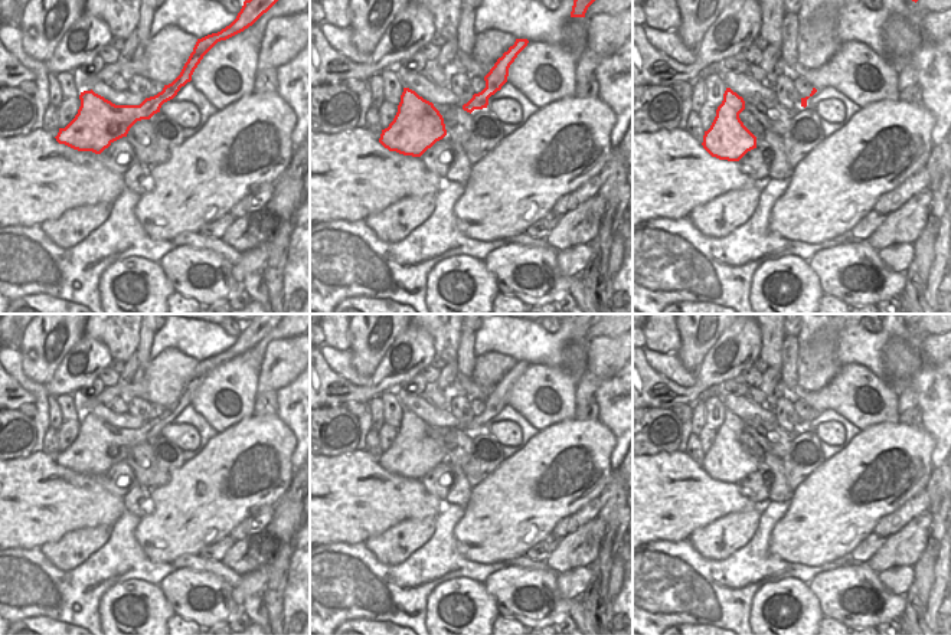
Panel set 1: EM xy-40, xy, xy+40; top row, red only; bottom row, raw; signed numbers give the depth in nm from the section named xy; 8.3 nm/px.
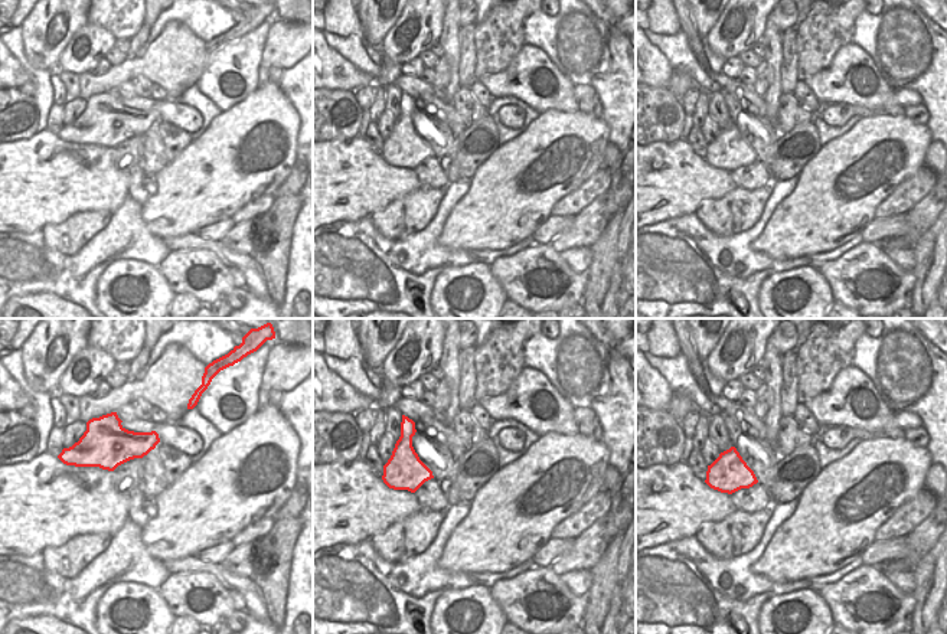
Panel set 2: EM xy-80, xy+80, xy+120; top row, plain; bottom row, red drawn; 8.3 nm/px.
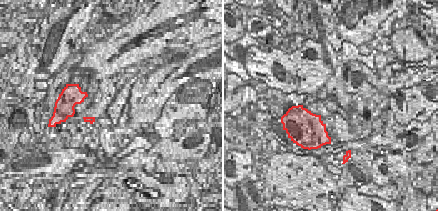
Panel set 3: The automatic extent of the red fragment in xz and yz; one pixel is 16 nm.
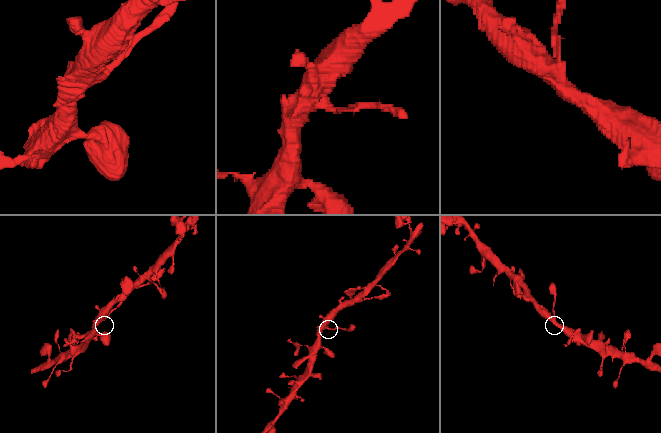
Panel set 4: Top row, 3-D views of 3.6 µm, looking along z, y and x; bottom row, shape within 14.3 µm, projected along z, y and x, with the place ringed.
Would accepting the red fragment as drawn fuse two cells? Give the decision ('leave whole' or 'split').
split

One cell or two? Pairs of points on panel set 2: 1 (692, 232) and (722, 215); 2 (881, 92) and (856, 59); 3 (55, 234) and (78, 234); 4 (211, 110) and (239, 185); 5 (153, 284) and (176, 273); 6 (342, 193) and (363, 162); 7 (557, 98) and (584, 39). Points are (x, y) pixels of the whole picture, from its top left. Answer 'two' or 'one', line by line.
1: two
2: one
3: one
4: two
5: two
6: one
7: two

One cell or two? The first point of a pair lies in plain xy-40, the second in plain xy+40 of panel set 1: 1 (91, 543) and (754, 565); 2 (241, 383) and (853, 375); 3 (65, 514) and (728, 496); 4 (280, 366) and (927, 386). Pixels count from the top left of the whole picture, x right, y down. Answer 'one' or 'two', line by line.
1: two
2: one
3: one
4: two

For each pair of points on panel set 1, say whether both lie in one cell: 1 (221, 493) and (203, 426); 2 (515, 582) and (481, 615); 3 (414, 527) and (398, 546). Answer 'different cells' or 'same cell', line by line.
1: different cells
2: different cells
3: same cell

